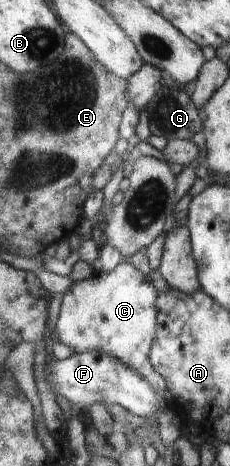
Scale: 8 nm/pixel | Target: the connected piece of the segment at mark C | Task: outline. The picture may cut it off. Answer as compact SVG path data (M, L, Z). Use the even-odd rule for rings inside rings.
M128 259L111 274L96 274L85 281L75 281L73 289L64 296L56 334L74 353L88 351L105 352L119 356L131 368L141 372L143 377L151 380L164 395L168 388L165 377L155 369L151 361L157 332L159 328L159 296L150 276L139 270Z

